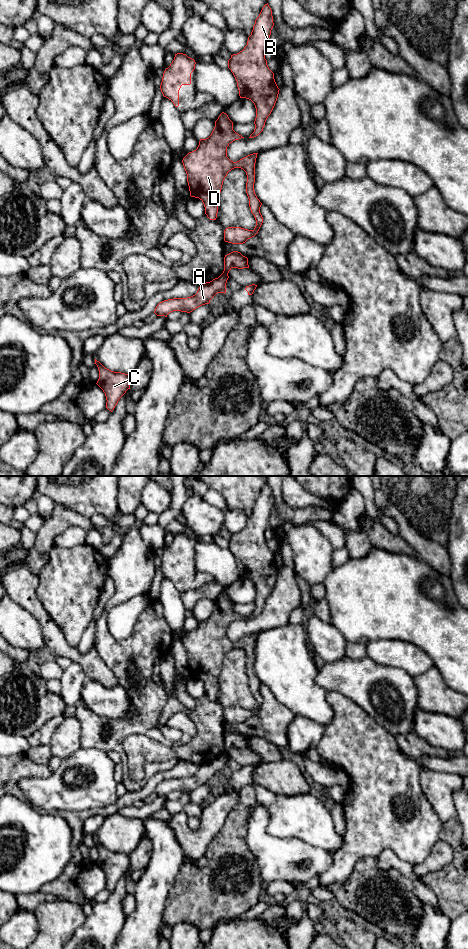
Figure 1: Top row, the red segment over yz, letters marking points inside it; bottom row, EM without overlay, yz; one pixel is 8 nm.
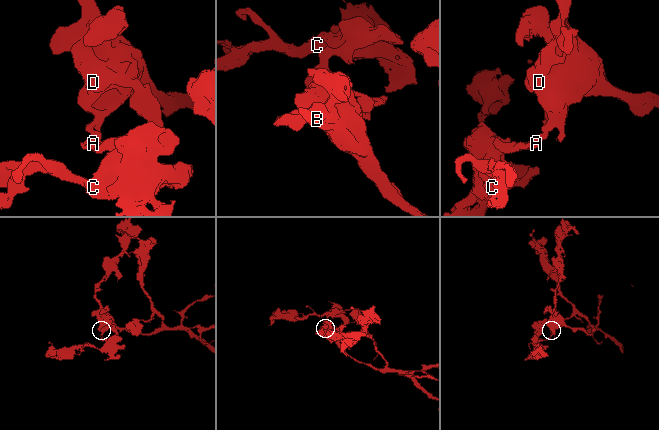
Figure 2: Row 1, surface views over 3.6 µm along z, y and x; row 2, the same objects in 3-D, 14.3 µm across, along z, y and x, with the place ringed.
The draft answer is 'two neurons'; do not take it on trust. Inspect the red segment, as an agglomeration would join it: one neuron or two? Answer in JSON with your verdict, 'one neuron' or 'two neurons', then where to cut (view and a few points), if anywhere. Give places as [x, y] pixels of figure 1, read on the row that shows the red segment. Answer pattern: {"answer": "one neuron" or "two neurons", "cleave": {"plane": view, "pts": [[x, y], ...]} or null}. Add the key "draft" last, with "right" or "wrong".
{"answer": "two neurons", "cleave": {"plane": "yz", "pts": [[222, 273], [227, 275]]}, "draft": "right"}

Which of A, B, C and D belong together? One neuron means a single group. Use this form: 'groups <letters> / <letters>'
groups A C / B D

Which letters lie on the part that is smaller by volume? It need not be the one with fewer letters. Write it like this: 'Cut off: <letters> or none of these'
Cut off: A, C

